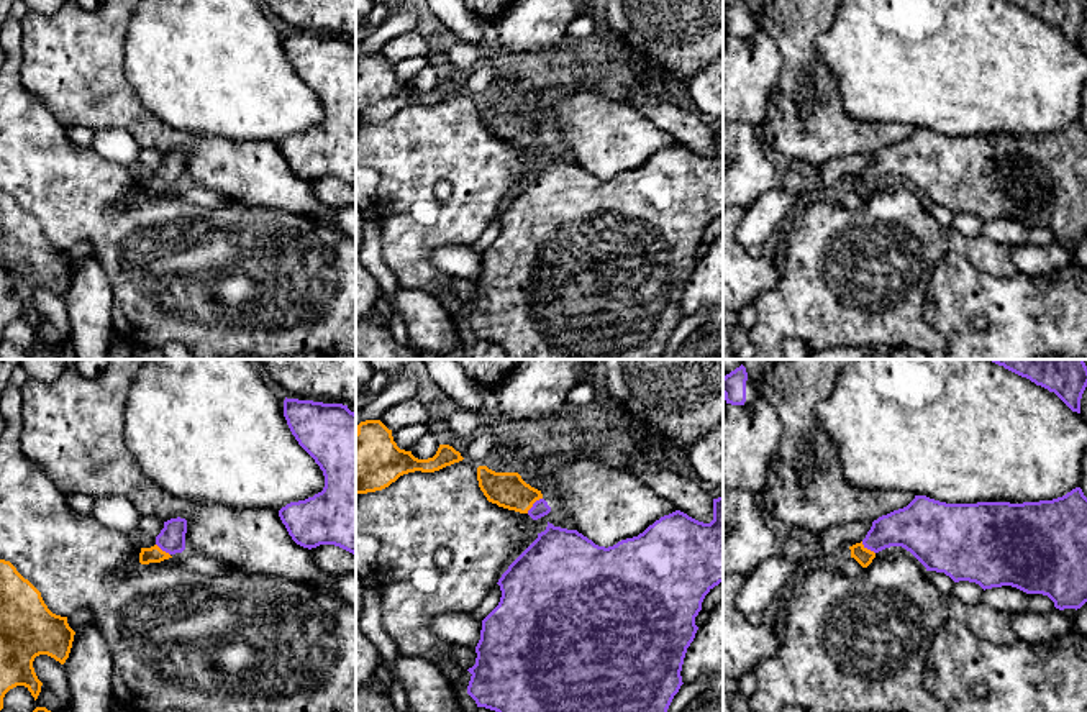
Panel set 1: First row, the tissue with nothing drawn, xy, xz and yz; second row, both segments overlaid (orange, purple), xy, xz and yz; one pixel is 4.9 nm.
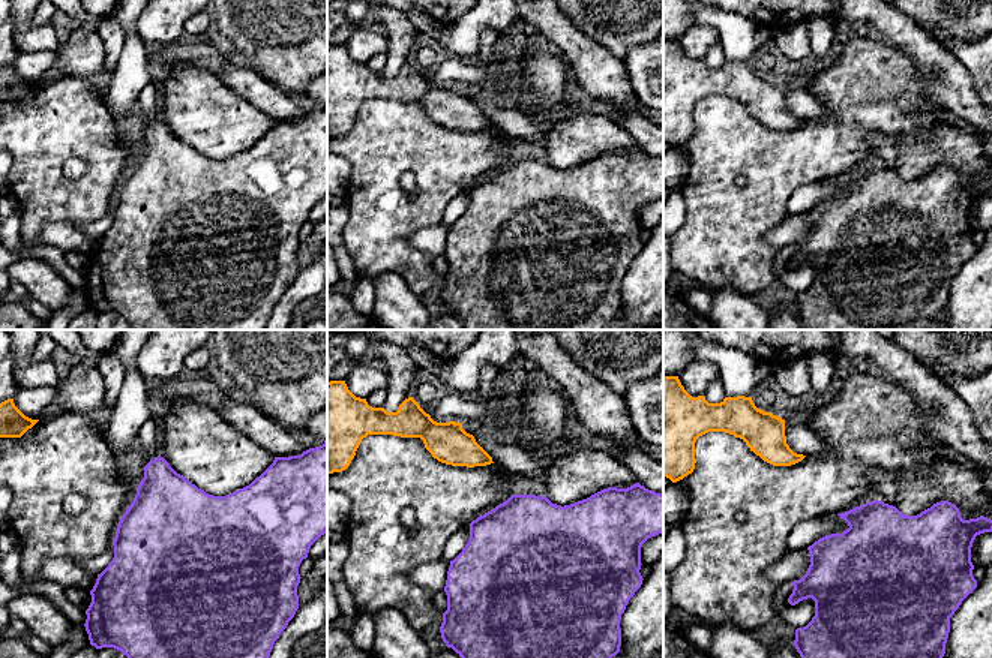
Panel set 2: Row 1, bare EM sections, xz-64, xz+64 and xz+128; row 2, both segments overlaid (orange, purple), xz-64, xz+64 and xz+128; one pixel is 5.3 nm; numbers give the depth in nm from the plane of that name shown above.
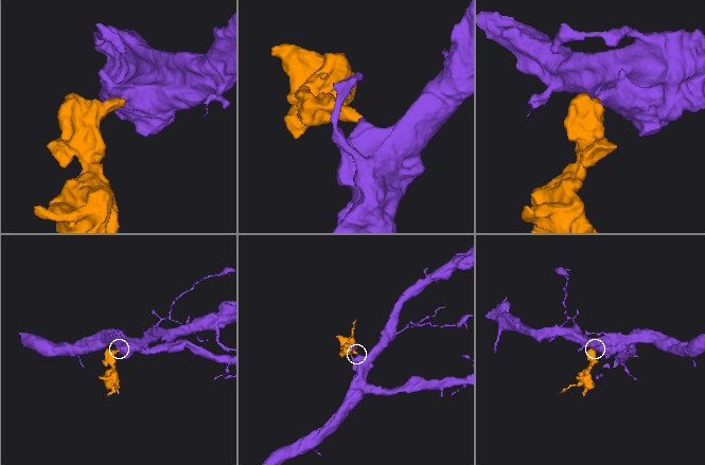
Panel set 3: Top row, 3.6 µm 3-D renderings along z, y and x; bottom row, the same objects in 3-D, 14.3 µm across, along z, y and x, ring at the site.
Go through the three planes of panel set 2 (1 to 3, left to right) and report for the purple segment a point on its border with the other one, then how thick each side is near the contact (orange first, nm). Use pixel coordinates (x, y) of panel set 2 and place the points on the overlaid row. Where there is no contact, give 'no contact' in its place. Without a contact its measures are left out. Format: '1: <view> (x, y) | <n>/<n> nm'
1: no contact
2: no contact
3: no contact

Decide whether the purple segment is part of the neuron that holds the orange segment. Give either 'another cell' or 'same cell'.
same cell

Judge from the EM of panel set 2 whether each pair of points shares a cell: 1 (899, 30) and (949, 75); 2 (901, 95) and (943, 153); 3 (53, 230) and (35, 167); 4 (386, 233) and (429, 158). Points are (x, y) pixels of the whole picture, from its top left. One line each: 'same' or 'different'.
1: same
2: different
3: different
4: same

